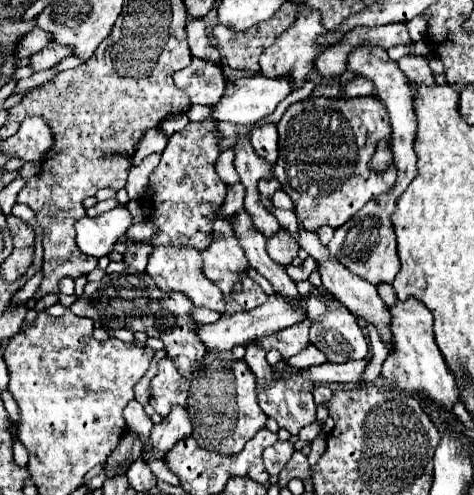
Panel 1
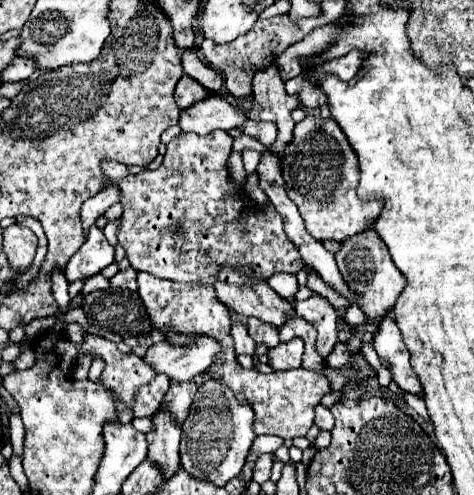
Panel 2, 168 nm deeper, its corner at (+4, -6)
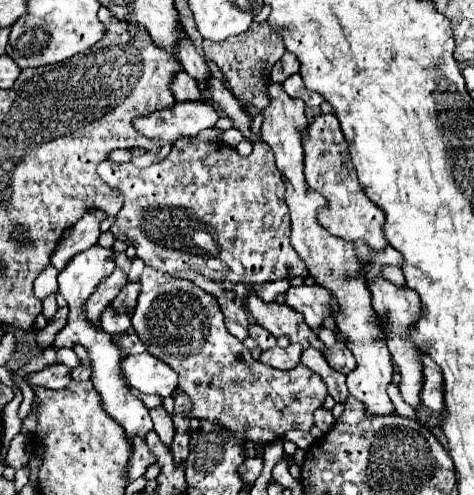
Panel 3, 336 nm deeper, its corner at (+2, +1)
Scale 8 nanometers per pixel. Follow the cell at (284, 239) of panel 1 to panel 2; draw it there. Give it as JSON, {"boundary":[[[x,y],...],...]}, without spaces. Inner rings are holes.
{"boundary":[[[214,130],[206,136],[200,136],[196,132],[182,132],[178,134],[176,138],[172,138],[172,142],[168,144],[168,150],[164,154],[164,162],[158,170],[144,170],[140,174],[128,174],[122,182],[120,182],[120,188],[122,188],[122,206],[124,206],[124,212],[122,212],[122,222],[120,222],[120,230],[118,230],[118,242],[124,246],[126,250],[126,258],[130,260],[130,264],[136,268],[136,270],[144,270],[152,276],[158,276],[158,278],[168,278],[168,280],[178,280],[178,282],[200,282],[200,284],[214,284],[216,280],[226,280],[230,284],[242,284],[250,272],[248,268],[254,270],[254,278],[256,280],[268,280],[272,274],[276,272],[300,272],[302,270],[302,258],[298,256],[298,250],[294,248],[294,244],[288,240],[286,232],[284,232],[284,220],[282,216],[276,212],[276,208],[272,204],[268,206],[260,206],[260,204],[254,204],[252,200],[248,200],[248,196],[244,194],[244,190],[240,186],[236,186],[230,178],[228,178],[228,156],[232,152],[232,142],[234,138],[228,134],[228,132],[222,132],[222,130]]]}

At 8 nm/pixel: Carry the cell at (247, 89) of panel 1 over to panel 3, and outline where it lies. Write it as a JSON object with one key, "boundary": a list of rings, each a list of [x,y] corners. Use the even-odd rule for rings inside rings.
{"boundary":[[[186,101],[144,117],[134,117],[132,127],[140,135],[166,145],[180,137],[196,137],[202,129],[212,127],[216,121],[218,111],[210,101]]]}

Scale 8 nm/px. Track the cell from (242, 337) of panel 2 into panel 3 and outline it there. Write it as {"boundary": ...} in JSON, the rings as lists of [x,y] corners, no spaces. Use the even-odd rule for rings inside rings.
{"boundary":[[[192,271],[172,273],[172,275],[180,277],[180,279],[188,279],[194,285],[198,285],[200,289],[212,293],[220,303],[228,331],[240,341],[244,341],[248,337],[248,311],[246,311],[244,295],[252,291],[252,285],[232,283],[232,281],[212,281],[212,279],[204,277],[202,273],[192,273]]]}

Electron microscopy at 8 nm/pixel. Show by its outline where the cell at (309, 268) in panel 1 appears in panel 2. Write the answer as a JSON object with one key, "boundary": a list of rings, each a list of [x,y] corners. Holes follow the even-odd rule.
{"boundary":[[[274,274],[268,284],[278,292],[278,296],[286,298],[286,300],[294,300],[296,292],[298,292],[298,282],[296,282],[296,276],[294,274]]]}

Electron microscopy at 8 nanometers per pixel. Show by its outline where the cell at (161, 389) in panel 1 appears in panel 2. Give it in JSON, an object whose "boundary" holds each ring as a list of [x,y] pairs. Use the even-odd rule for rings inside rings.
{"boundary":[[[166,402],[160,404],[158,412],[152,416],[152,430],[146,432],[148,438],[148,458],[164,468],[166,478],[170,478],[180,466],[178,446],[182,438],[182,424],[174,422],[172,412]]]}

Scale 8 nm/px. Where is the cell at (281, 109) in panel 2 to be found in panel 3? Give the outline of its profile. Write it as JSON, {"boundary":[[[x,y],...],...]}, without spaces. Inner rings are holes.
{"boundary":[[[270,83],[270,105],[262,111],[264,123],[262,123],[262,141],[270,145],[270,149],[276,155],[276,165],[286,181],[286,205],[290,209],[292,217],[292,247],[298,251],[302,261],[308,265],[310,277],[316,279],[318,285],[328,289],[336,303],[338,303],[338,313],[336,313],[336,327],[340,333],[344,333],[348,341],[348,349],[356,357],[358,367],[348,373],[348,391],[352,397],[364,403],[364,411],[368,417],[376,415],[392,415],[394,413],[394,403],[388,397],[386,389],[392,383],[392,357],[386,347],[386,341],[380,339],[382,331],[378,329],[378,321],[374,319],[374,311],[370,307],[370,291],[364,283],[364,277],[360,275],[360,259],[356,255],[356,247],[352,243],[340,241],[332,237],[316,219],[316,211],[320,207],[326,207],[328,201],[312,191],[306,185],[304,179],[304,149],[302,149],[302,135],[308,129],[308,121],[304,115],[306,105],[302,101],[292,101],[282,89],[280,83]]]}

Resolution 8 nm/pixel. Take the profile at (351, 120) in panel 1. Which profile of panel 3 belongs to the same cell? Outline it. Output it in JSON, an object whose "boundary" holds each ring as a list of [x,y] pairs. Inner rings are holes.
{"boundary":[[[320,115],[310,123],[308,137],[304,137],[306,151],[306,181],[310,189],[320,191],[328,199],[328,209],[320,209],[318,221],[334,235],[344,241],[366,241],[372,249],[382,251],[388,241],[382,233],[384,213],[366,197],[362,185],[358,183],[356,169],[350,161],[348,145],[344,141],[340,123],[336,115]]]}

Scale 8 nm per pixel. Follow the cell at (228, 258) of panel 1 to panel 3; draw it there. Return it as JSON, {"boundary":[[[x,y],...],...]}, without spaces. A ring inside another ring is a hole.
{"boundary":[[[250,293],[246,305],[248,305],[248,311],[252,313],[252,317],[256,319],[256,323],[260,327],[264,327],[270,335],[274,335],[274,337],[284,335],[284,337],[288,337],[290,343],[300,343],[304,349],[308,345],[312,345],[314,349],[324,353],[326,345],[306,325],[304,317],[300,317],[300,313],[288,309],[284,303],[264,303],[254,293]]]}

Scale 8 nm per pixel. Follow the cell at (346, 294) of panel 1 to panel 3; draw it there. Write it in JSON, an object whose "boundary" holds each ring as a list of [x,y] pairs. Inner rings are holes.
{"boundary":[[[424,355],[424,405],[432,411],[444,411],[444,377],[432,357]]]}

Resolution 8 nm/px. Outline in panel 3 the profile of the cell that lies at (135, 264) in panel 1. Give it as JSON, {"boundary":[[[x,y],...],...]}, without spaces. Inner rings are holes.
{"boundary":[[[128,283],[120,295],[112,301],[112,309],[116,313],[128,313],[132,315],[134,307],[136,307],[136,301],[138,301],[138,295],[140,295],[140,283]]]}

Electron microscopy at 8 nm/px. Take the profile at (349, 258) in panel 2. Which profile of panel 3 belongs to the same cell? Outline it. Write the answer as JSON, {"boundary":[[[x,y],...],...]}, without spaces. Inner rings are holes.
{"boundary":[[[390,245],[382,251],[376,251],[376,261],[372,263],[364,263],[362,265],[362,275],[368,283],[368,289],[372,293],[372,309],[376,315],[386,315],[388,319],[388,325],[386,325],[386,331],[388,331],[388,349],[392,353],[392,359],[394,363],[398,365],[400,369],[400,375],[402,375],[402,381],[398,383],[398,389],[400,389],[400,395],[402,399],[412,405],[414,409],[422,407],[422,399],[420,399],[420,393],[422,393],[422,383],[424,383],[424,373],[422,373],[422,355],[426,353],[424,349],[420,349],[410,337],[408,337],[408,329],[418,321],[420,317],[420,297],[418,293],[412,293],[412,289],[404,287],[404,289],[398,289],[396,285],[392,285],[390,281],[386,281],[382,277],[382,267],[386,265],[394,265],[394,267],[402,267],[402,257],[396,249],[392,249]]]}

